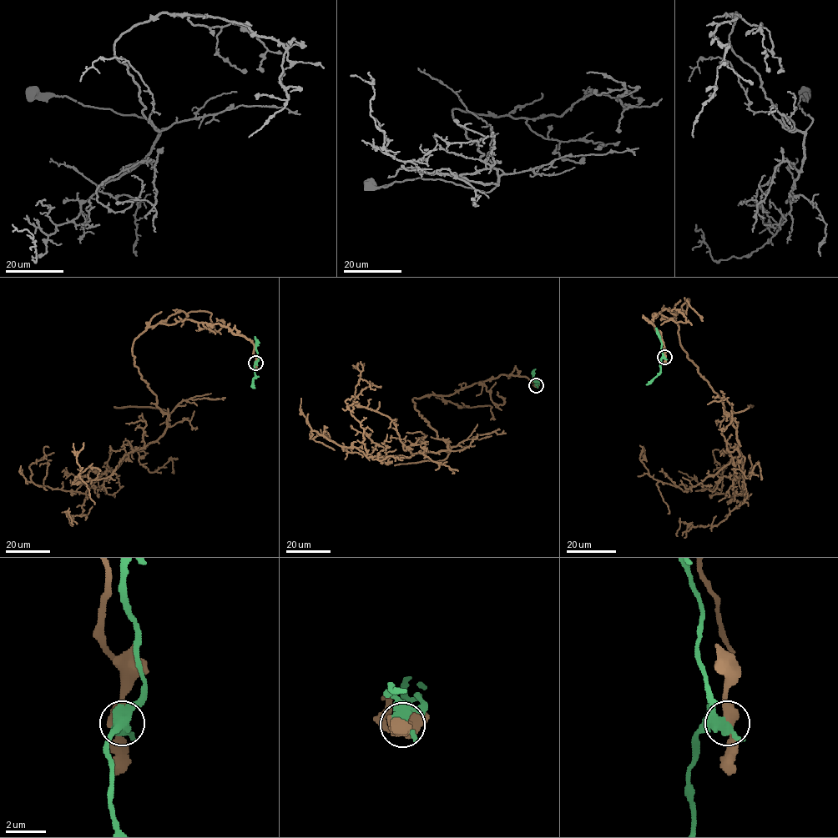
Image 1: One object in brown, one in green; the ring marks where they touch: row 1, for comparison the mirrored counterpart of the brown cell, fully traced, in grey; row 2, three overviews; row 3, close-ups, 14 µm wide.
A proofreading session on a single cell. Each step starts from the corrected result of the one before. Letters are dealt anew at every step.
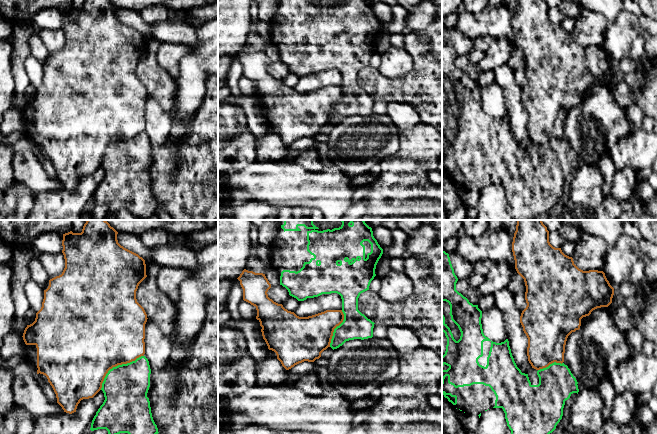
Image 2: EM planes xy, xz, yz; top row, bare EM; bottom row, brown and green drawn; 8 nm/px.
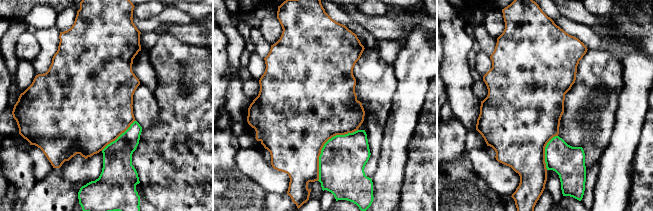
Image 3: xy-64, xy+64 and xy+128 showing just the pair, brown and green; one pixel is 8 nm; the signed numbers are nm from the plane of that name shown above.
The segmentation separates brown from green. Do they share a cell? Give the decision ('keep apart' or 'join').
keep apart

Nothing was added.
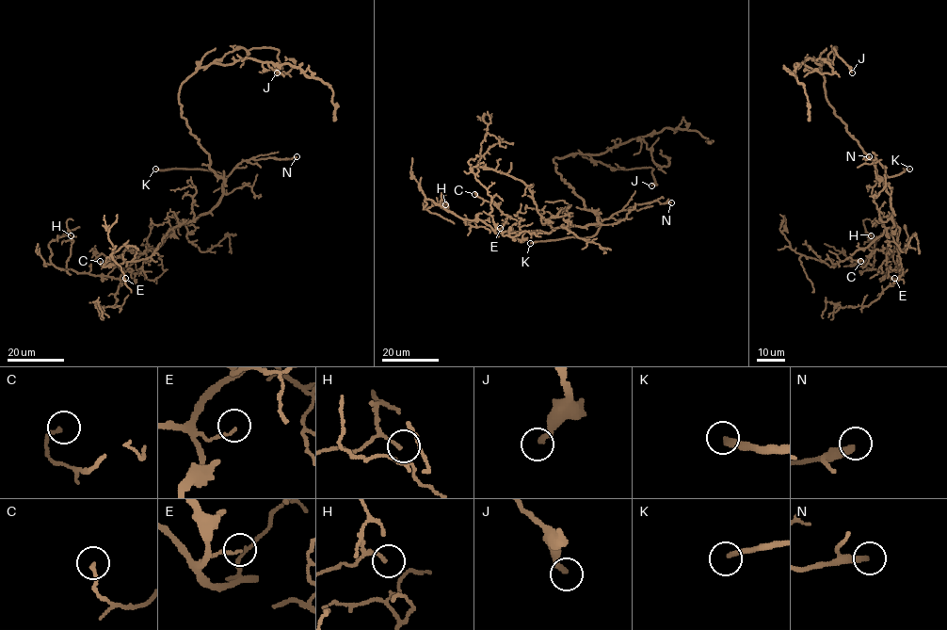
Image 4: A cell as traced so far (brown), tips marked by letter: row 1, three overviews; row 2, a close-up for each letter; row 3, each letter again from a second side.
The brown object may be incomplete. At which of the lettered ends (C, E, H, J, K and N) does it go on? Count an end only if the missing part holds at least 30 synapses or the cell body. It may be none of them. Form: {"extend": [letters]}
{"extend": ["J", "K"]}

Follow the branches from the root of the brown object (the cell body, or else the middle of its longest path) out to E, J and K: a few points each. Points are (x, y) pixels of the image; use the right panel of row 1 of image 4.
E: (876, 169), (890, 196), (891, 219), (899, 229), (899, 275), (894, 278)
J: (876, 169), (828, 102), (820, 62), (826, 59), (834, 47), (836, 54), (852, 72)
K: (876, 169), (878, 175), (886, 178), (909, 169)

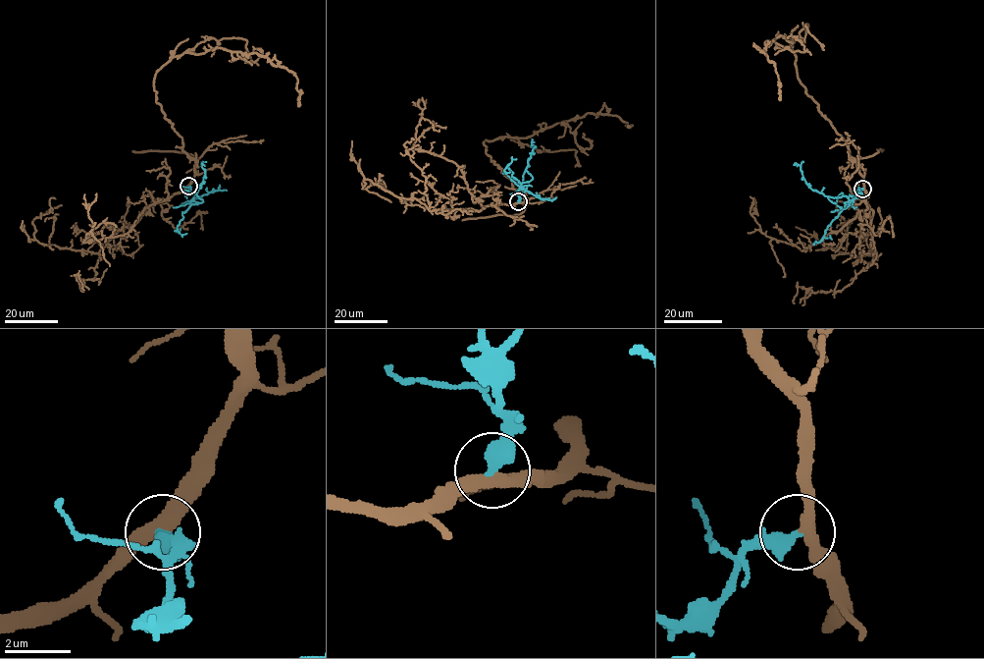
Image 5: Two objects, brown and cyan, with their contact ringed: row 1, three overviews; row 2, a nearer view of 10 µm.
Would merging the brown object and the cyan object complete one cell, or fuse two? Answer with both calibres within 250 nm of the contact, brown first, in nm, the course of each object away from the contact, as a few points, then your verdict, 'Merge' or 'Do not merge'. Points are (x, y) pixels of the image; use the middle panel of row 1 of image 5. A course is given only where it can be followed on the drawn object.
Thickness 400 nm (brown) against 500 nm. Course of brown: (518, 201), (525, 195), (512, 188), (486, 152), (485, 140), (530, 137), (592, 113), (616, 115), (628, 126). Course of cyan: (518, 201), (523, 174), (535, 147), (531, 145), (536, 147). Merge

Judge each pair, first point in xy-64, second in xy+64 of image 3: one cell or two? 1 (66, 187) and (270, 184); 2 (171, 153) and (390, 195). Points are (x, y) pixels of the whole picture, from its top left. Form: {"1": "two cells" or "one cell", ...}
{"1": "two cells", "2": "two cells"}

